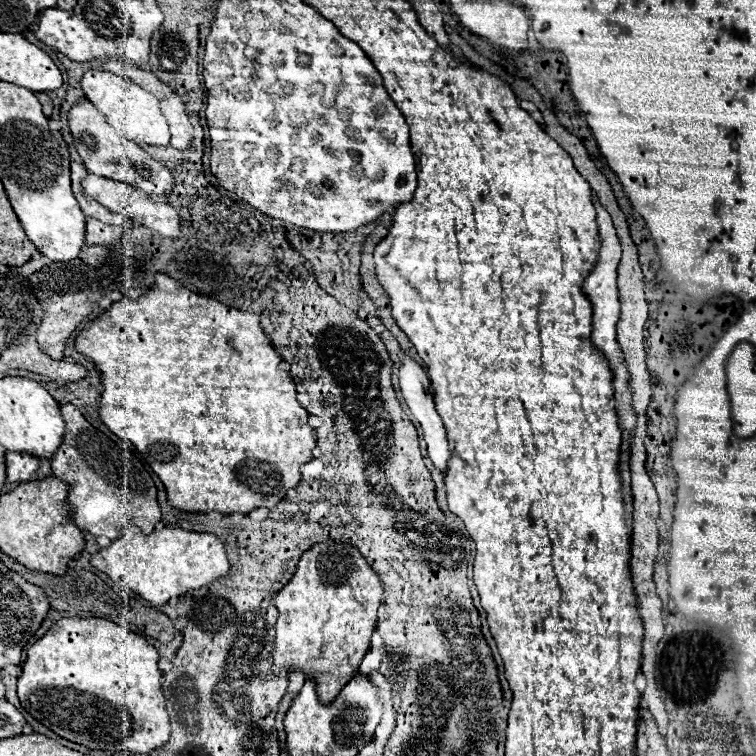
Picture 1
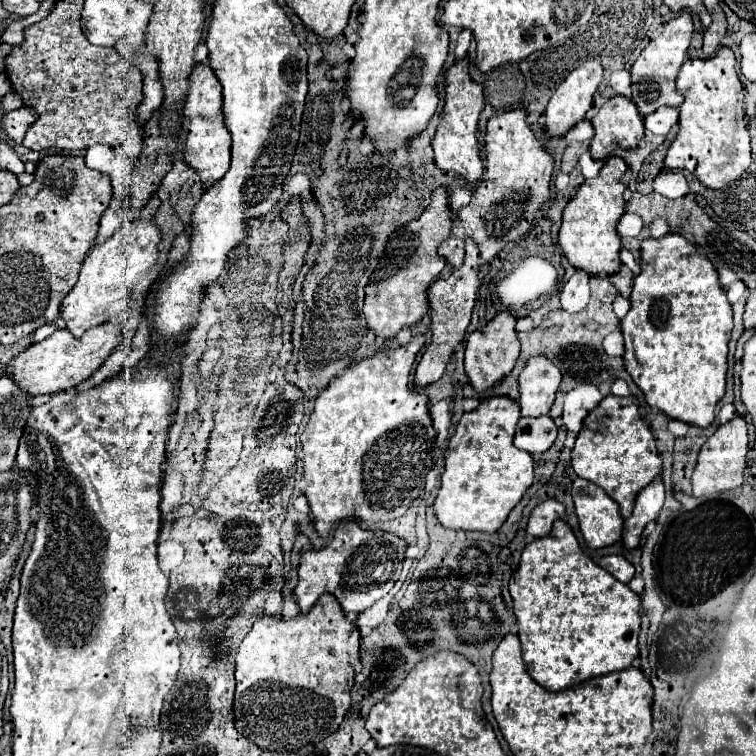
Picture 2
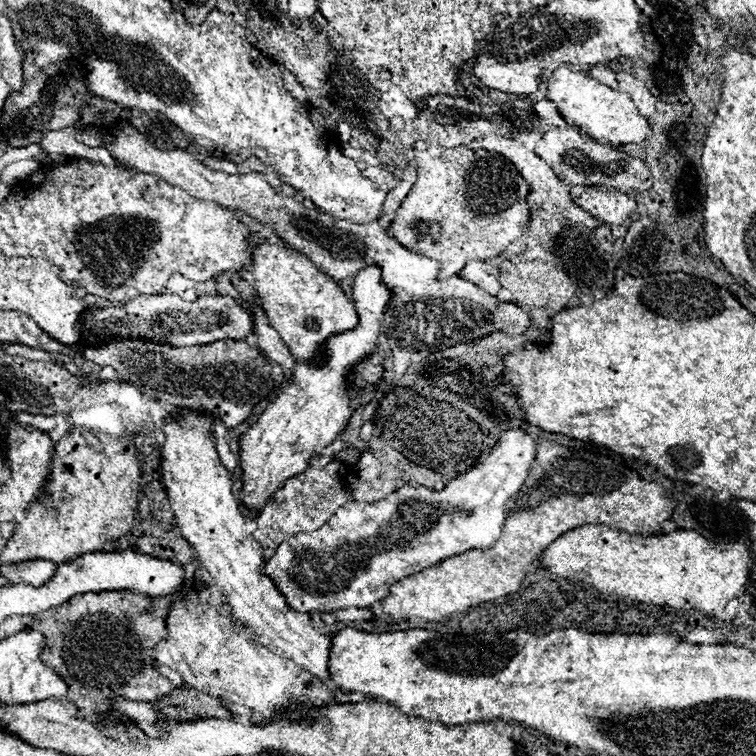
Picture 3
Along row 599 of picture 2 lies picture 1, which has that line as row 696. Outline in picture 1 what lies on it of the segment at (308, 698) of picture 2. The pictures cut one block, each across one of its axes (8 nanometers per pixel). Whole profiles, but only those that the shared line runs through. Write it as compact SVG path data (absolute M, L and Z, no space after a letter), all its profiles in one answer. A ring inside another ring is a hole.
M320 542L306 550L296 566L292 580L276 594L276 608L280 612L276 622L276 640L274 640L274 672L300 668L306 676L316 680L316 692L320 702L330 704L344 684L358 672L358 666L364 654L370 648L370 636L376 626L376 612L382 602L382 582L378 574L368 566L366 558L358 548L346 544L340 546L338 556L326 552L326 542Z

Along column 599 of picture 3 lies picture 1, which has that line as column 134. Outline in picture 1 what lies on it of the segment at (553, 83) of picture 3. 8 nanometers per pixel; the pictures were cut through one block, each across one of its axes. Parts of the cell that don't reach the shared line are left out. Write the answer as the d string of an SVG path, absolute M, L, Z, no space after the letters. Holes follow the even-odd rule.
M88 70L82 78L82 88L86 98L106 116L106 120L122 130L128 138L136 142L146 142L150 146L168 146L170 144L170 128L168 120L160 110L160 100L146 92L142 86L134 84L130 78L122 78L118 74L106 70Z

